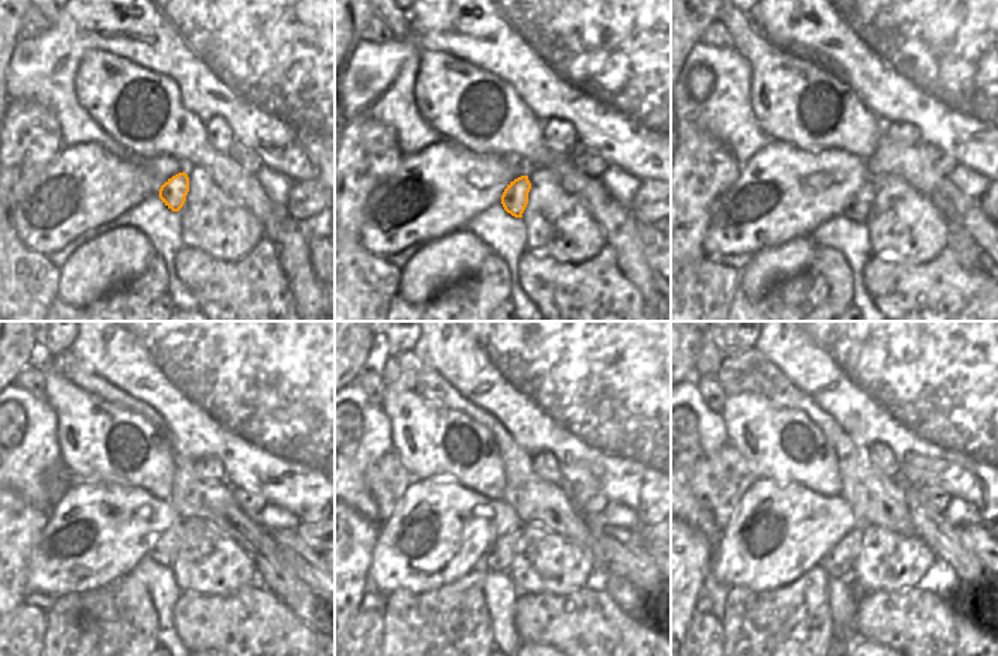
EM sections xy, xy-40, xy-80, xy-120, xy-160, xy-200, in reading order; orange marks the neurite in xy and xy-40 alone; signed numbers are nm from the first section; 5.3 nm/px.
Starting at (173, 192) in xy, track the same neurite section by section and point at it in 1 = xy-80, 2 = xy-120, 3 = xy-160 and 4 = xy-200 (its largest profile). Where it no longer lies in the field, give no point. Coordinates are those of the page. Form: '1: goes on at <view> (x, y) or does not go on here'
1: goes on at xy-80 (859, 206)
2: goes on at xy-120 (167, 547)
3: goes on at xy-160 (498, 559)
4: goes on at xy-200 (839, 562)

